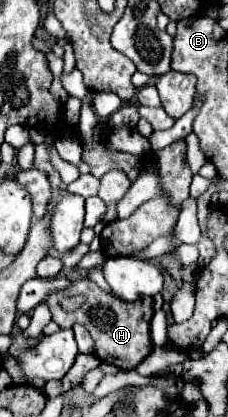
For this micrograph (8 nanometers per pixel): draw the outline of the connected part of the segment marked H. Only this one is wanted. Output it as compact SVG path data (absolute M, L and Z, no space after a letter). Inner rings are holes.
M88 278L78 280L72 284L72 288L62 290L62 292L54 292L48 296L46 300L52 308L52 320L60 326L60 328L72 328L74 324L82 324L86 326L86 330L90 332L90 336L96 342L96 356L106 362L106 364L114 364L120 370L132 370L136 368L154 348L152 340L150 340L150 320L154 316L154 308L148 306L148 328L146 328L146 308L142 304L142 300L138 302L122 302L120 298L100 290L94 282L90 282ZM68 296L84 296L84 304L78 310L66 312L60 306L62 298Z

